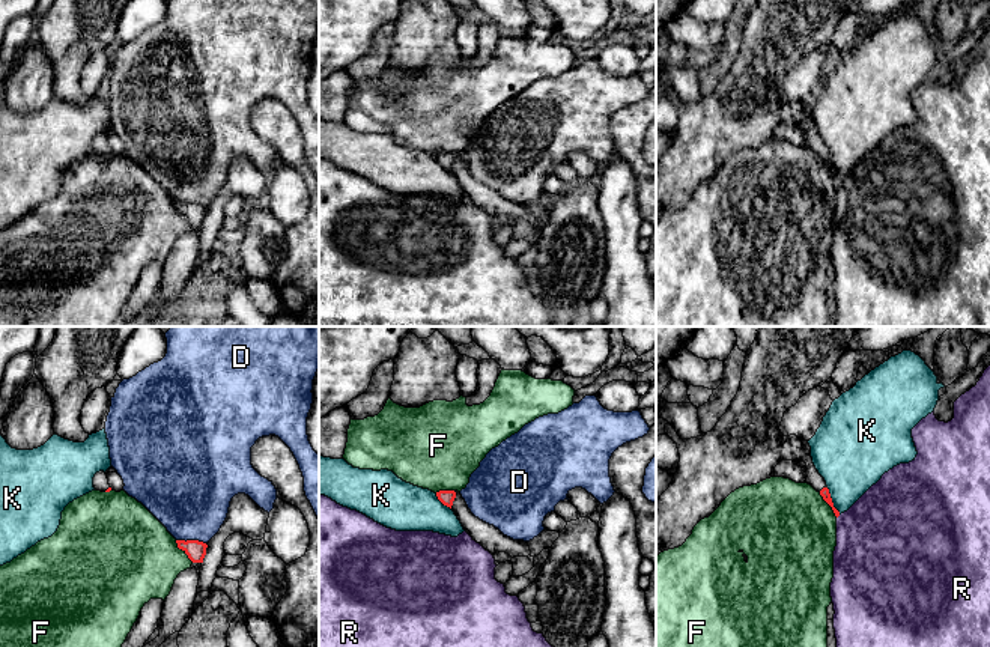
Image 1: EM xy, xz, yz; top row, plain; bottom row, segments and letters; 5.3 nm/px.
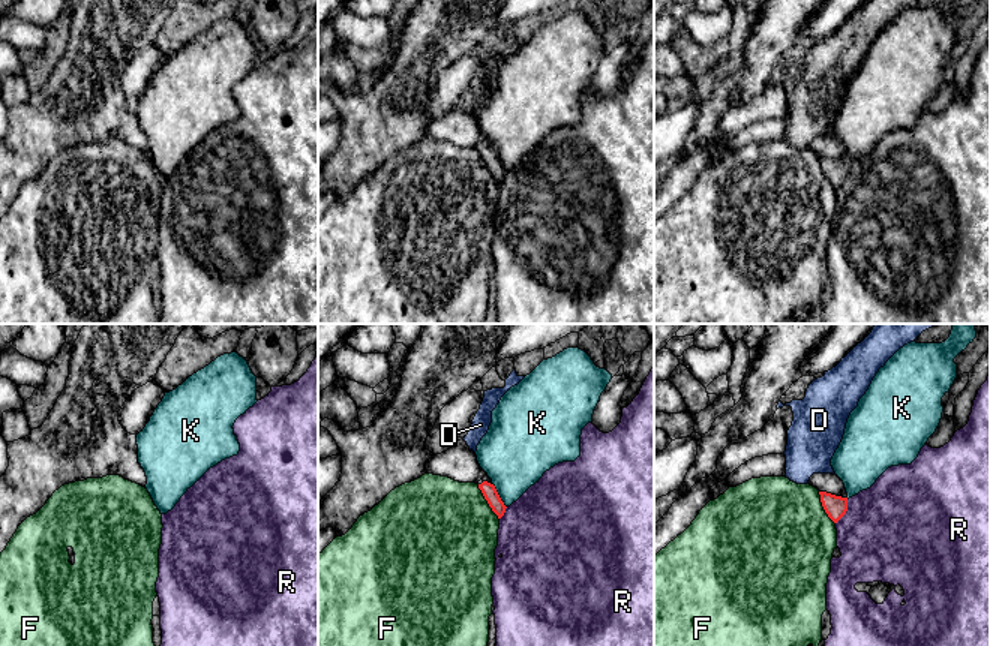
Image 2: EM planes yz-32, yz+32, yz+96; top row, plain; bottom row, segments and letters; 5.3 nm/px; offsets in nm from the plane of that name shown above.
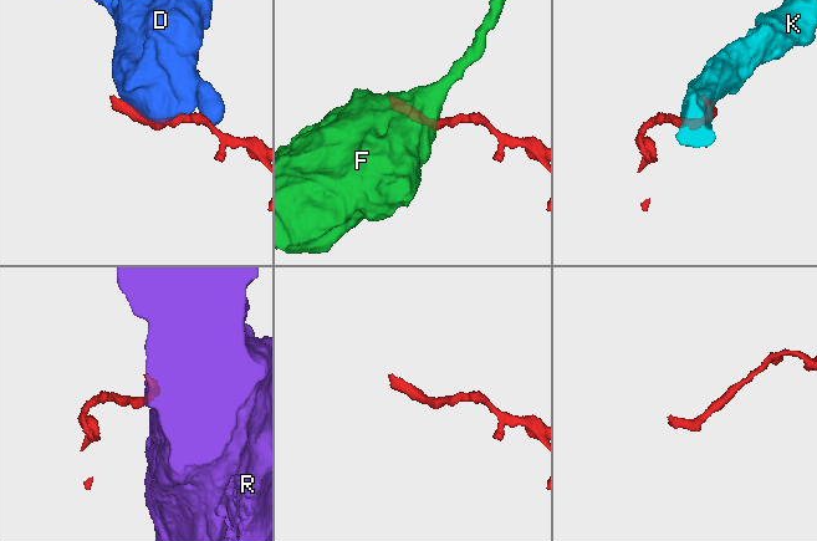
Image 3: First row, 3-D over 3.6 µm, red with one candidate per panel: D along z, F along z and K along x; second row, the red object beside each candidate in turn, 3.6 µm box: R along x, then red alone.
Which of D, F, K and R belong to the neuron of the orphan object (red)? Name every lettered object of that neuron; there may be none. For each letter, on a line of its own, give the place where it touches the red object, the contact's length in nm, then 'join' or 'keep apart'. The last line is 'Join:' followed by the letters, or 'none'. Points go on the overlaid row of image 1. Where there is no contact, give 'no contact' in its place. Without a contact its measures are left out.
D: meets red in xy at (191, 540); contact 160 nm long; keep apart
F: meets red in xy at (182, 549); contact 160 nm long; keep apart
K: meets red in yz at (831, 501); contact 160 nm long; keep apart
R: no contact; keep apart
Join: none

